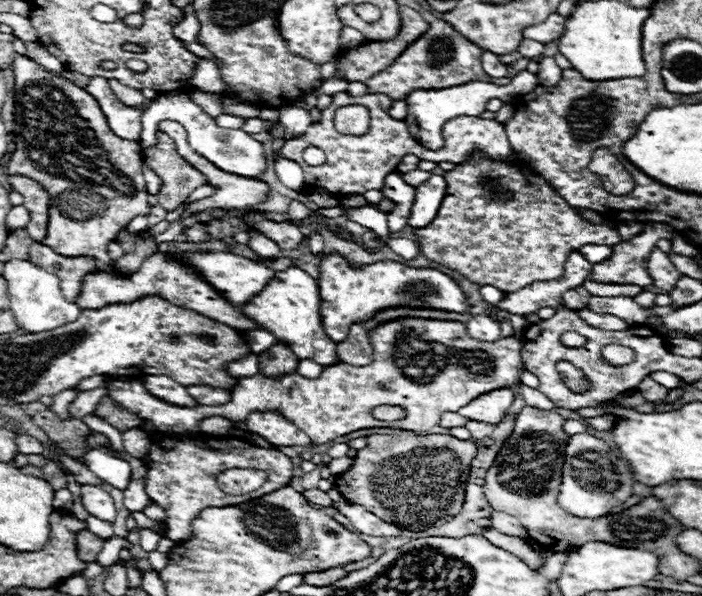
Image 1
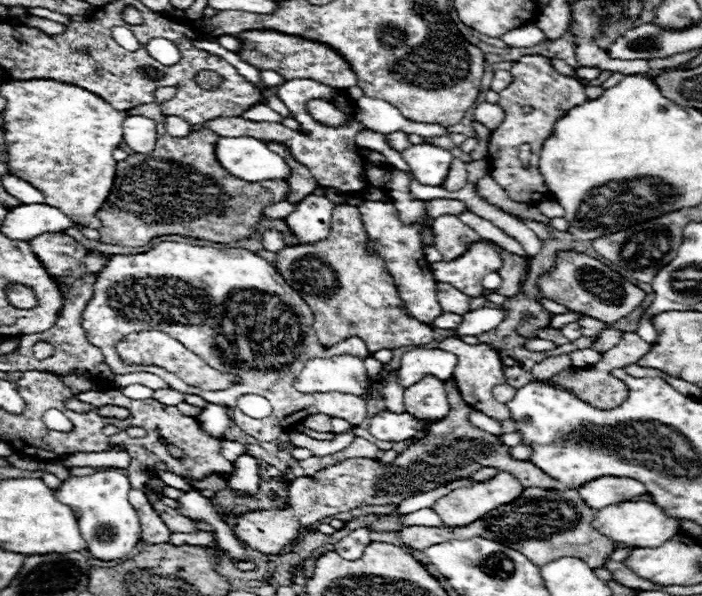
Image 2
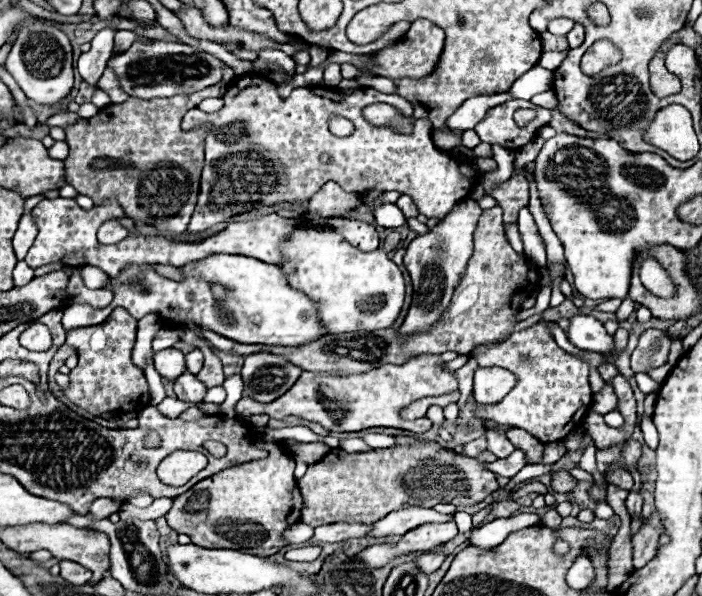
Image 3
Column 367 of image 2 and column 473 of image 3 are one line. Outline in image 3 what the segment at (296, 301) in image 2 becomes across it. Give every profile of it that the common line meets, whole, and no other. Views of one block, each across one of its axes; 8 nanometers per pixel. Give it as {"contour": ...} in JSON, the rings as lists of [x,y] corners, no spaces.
{"contour":[[[544,320],[520,332],[514,332],[506,342],[494,348],[476,346],[470,356],[478,360],[479,366],[500,366],[518,376],[518,384],[500,402],[476,404],[474,418],[478,420],[510,424],[514,428],[524,428],[540,442],[556,442],[568,436],[570,430],[574,430],[582,422],[592,402],[592,390],[588,384],[588,364],[560,350]]]}

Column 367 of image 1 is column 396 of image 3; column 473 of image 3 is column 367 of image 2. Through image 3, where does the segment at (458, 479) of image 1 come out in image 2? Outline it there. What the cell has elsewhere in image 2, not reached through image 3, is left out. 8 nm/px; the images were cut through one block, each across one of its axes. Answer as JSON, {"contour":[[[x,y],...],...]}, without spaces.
{"contour":[[[446,382],[446,392],[450,400],[450,414],[442,422],[428,428],[424,438],[414,440],[392,466],[382,466],[380,460],[372,458],[351,458],[336,466],[328,466],[314,474],[312,478],[298,478],[288,486],[286,508],[276,510],[260,510],[250,512],[240,518],[234,528],[236,540],[256,552],[266,556],[276,554],[284,548],[302,528],[314,526],[326,516],[334,516],[338,512],[346,512],[358,506],[368,504],[400,504],[410,496],[418,496],[422,492],[430,492],[438,486],[448,484],[454,478],[466,478],[480,468],[496,468],[498,472],[512,474],[524,486],[540,486],[540,488],[556,488],[556,480],[546,476],[536,464],[530,460],[514,460],[508,452],[510,448],[500,442],[500,436],[492,436],[474,428],[468,422],[468,414],[472,408],[462,400],[456,382]]]}

